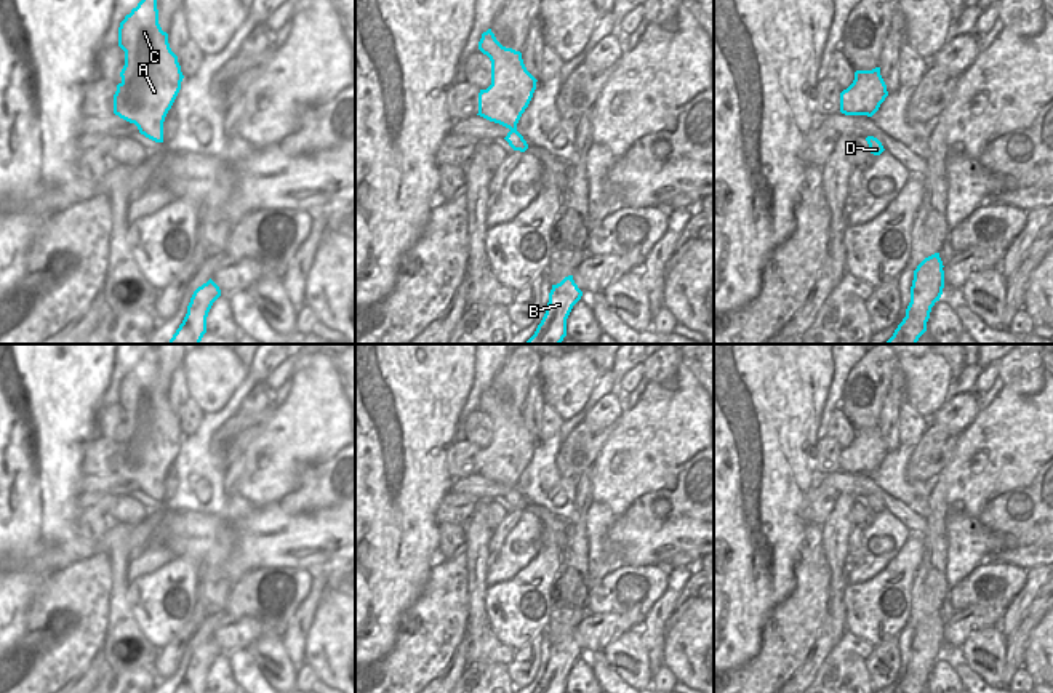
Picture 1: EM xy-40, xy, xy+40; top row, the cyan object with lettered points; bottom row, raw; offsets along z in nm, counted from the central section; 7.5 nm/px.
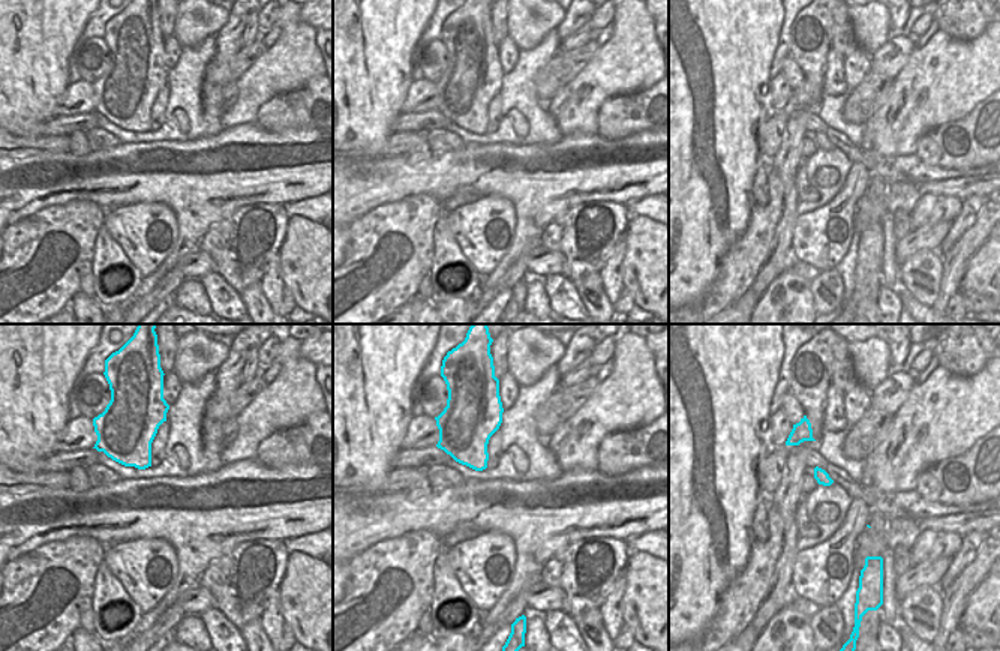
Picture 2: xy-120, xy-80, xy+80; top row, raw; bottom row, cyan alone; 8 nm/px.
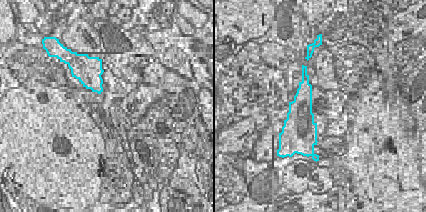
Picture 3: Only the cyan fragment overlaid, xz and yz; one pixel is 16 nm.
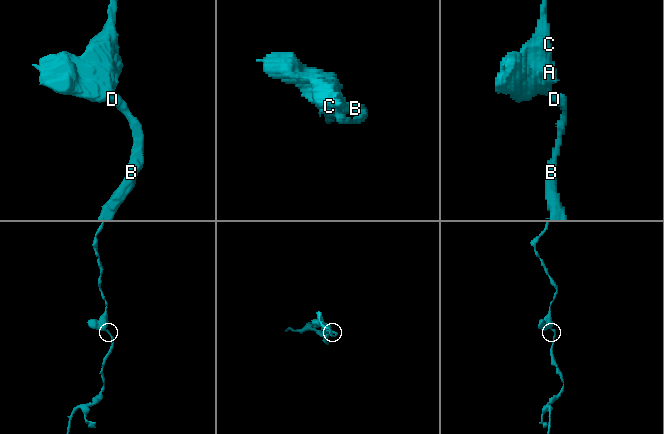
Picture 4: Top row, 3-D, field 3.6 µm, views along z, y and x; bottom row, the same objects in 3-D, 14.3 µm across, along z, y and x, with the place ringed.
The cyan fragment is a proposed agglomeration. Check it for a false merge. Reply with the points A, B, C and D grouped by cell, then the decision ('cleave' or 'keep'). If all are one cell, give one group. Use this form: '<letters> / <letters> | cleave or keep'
A B C D | keep

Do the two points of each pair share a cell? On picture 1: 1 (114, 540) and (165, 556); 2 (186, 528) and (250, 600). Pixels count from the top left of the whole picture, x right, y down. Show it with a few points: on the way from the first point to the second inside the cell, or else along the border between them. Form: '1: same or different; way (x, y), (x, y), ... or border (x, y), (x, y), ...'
1: different; border (156, 532), (132, 559)
2: different; border (269, 565), (247, 572), (232, 586)

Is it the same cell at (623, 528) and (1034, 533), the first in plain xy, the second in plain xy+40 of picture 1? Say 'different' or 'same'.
same

